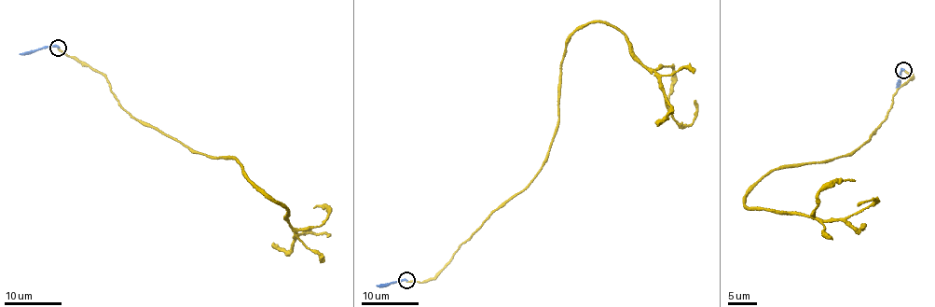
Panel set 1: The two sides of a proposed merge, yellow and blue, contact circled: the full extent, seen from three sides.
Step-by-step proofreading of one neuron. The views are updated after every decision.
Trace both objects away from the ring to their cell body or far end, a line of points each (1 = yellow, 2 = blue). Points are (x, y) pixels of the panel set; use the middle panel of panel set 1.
1: (406, 280), (438, 273), (540, 170), (578, 29), (600, 21), (625, 35), (678, 123), (694, 121), (694, 100)
2: (406, 280), (377, 286)

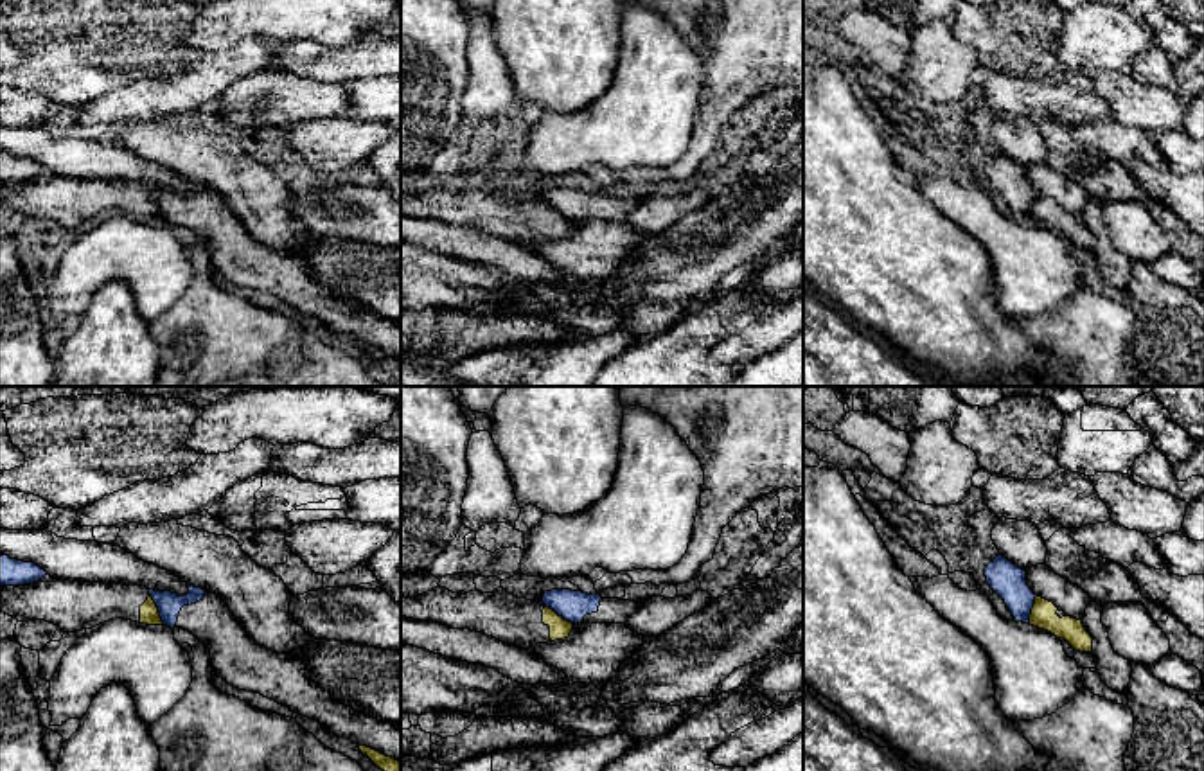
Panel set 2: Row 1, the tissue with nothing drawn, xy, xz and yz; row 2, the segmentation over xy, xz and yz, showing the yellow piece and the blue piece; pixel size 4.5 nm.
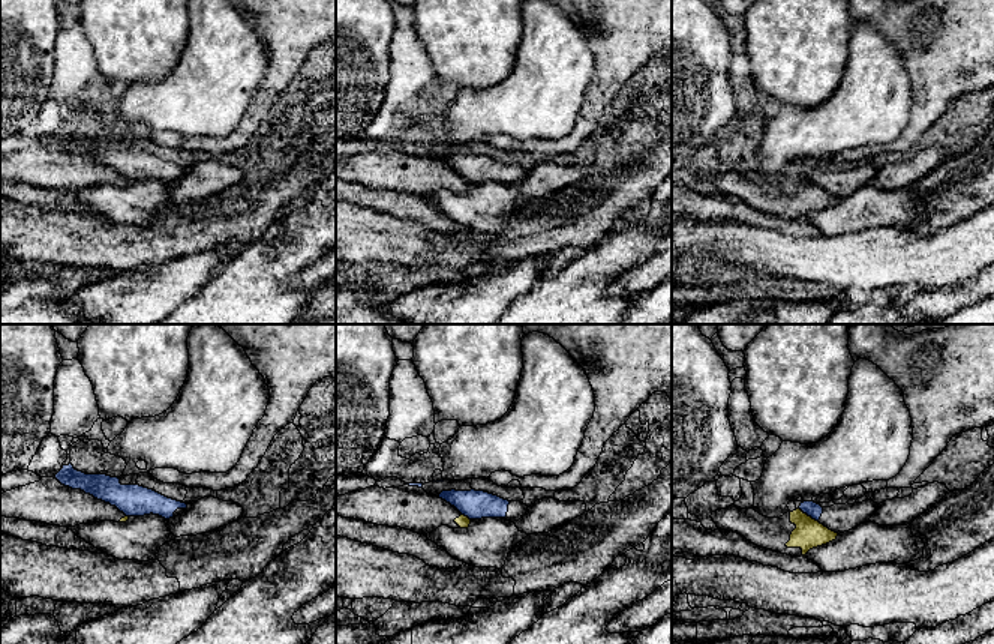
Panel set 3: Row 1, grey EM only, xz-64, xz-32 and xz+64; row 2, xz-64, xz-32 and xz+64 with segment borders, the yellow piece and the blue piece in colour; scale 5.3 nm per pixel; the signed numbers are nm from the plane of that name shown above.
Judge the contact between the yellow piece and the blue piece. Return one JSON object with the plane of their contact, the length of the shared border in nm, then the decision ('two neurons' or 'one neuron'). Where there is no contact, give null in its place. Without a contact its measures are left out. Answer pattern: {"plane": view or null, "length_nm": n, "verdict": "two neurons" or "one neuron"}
{"plane": "xy", "length_nm": 160, "verdict": "two neurons"}

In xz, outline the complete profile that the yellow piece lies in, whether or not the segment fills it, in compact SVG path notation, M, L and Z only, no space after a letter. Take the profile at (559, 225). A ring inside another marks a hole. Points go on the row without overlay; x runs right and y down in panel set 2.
M438 183L401 196L401 214L471 226L528 250L534 250L537 241L568 235L573 226L571 219L543 199L518 196L501 183L492 191L474 187L460 192Z

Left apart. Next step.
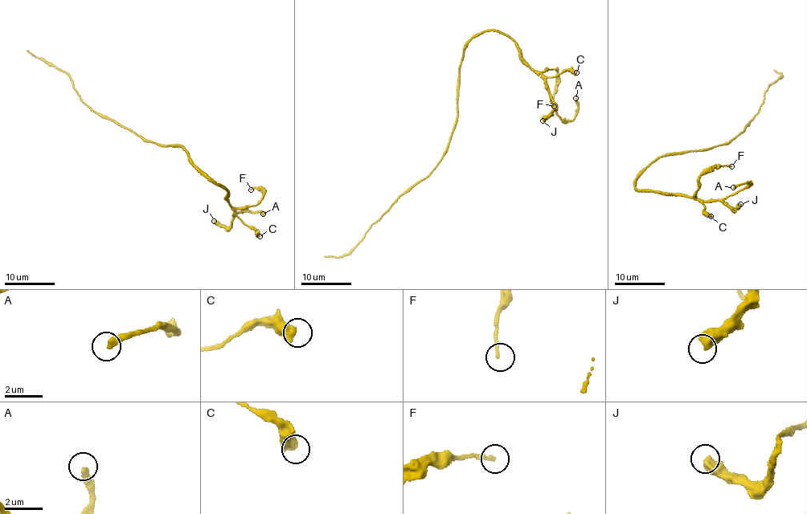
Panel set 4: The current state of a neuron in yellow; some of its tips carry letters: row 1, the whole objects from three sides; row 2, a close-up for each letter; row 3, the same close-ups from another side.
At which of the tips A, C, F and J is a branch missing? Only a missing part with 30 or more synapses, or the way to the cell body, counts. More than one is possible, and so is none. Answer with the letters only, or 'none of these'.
none of these

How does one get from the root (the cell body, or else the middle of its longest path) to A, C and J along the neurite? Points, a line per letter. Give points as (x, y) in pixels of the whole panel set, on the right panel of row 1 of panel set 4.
A: (677, 152), (658, 157), (637, 177), (636, 189), (718, 201), (751, 183), (733, 187)
C: (677, 152), (658, 157), (637, 177), (634, 185), (637, 189), (693, 197), (702, 202), (710, 216)
J: (677, 152), (658, 157), (637, 177), (636, 189), (679, 193), (701, 201), (720, 201), (737, 209), (740, 204)

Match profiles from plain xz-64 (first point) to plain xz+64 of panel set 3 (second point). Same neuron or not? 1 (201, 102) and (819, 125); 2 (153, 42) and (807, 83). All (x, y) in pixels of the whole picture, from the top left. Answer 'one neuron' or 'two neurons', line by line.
1: one neuron
2: one neuron

